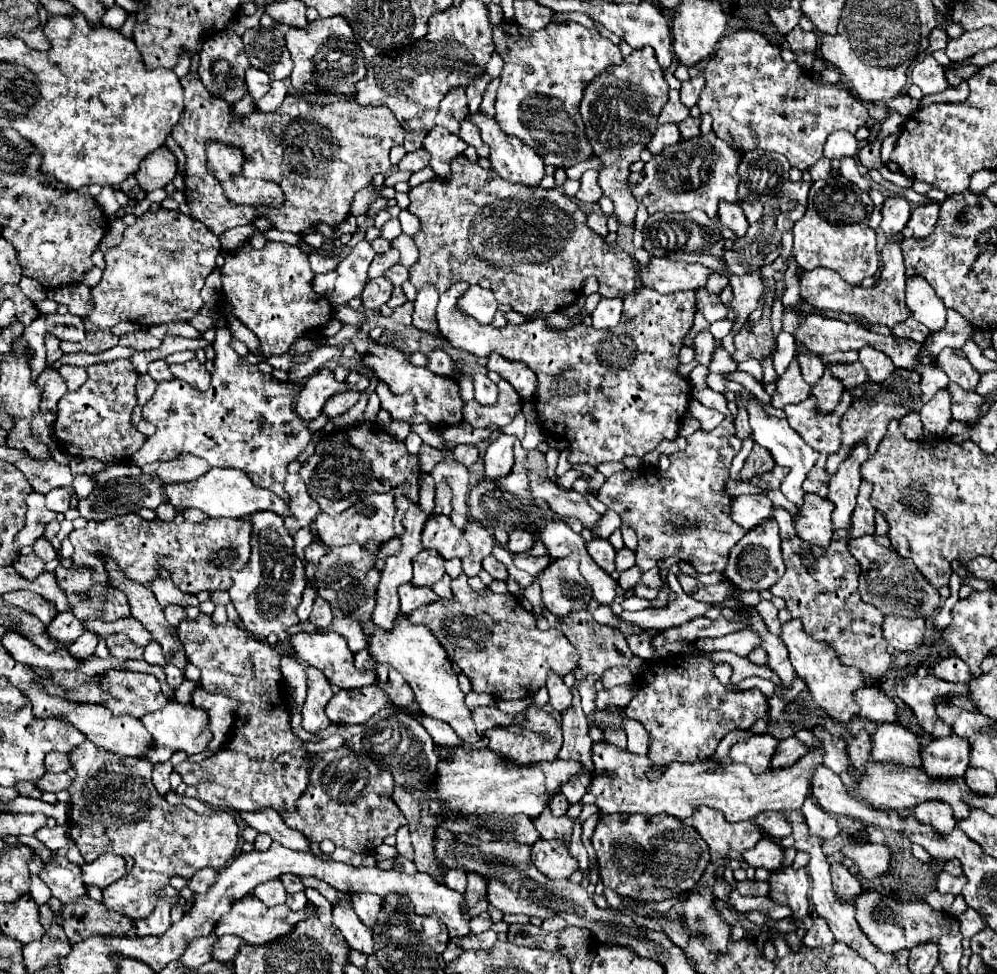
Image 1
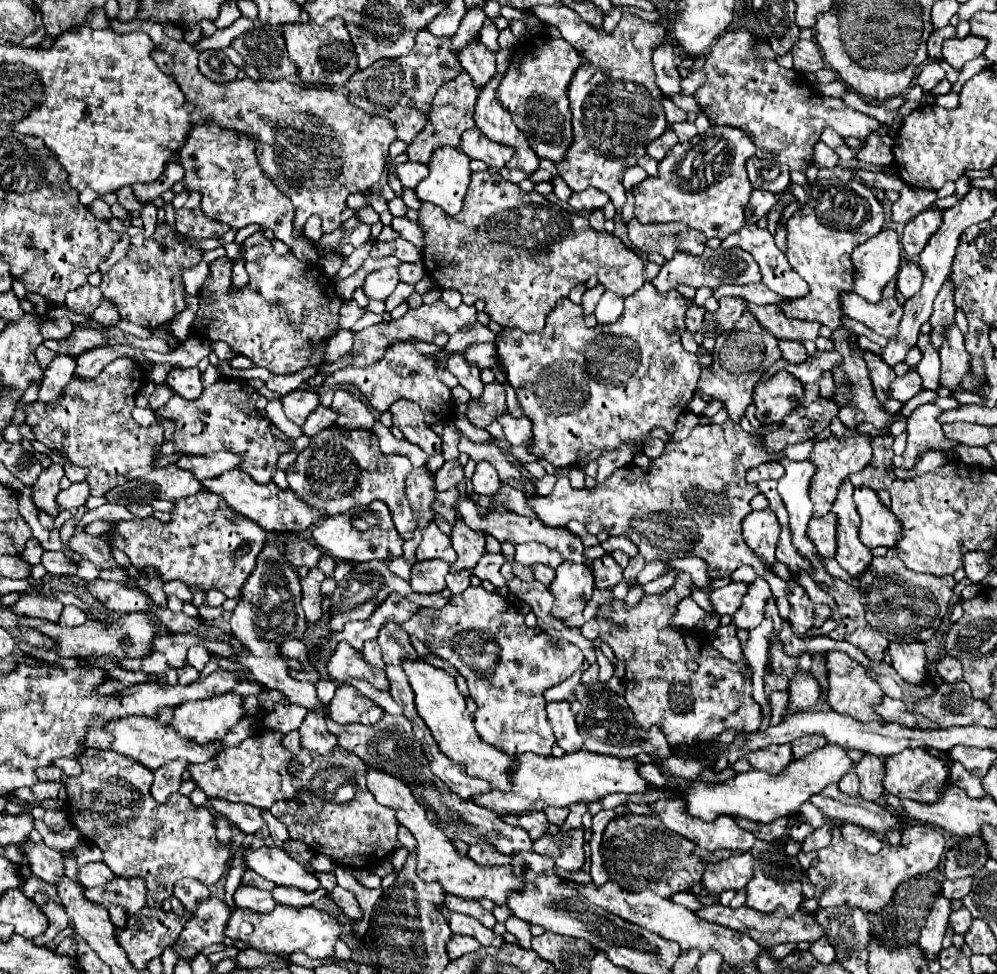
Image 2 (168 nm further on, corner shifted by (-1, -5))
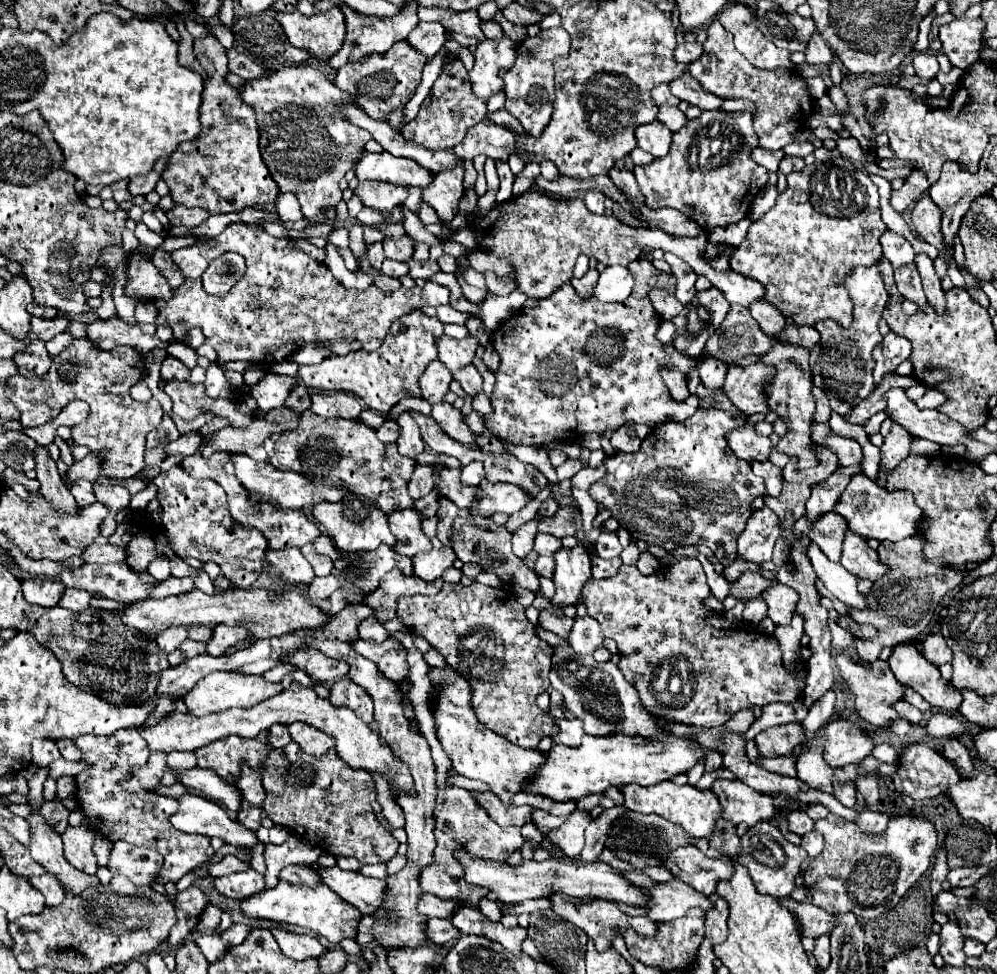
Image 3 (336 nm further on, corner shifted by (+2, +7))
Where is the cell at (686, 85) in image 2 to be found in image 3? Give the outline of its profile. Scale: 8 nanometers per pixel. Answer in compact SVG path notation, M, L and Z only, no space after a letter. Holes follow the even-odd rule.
M687 42L687 44L681 44L681 46L677 46L675 48L675 60L679 62L679 64L691 64L691 62L695 62L699 56L703 54L703 48L701 48L701 44L697 44L697 42Z

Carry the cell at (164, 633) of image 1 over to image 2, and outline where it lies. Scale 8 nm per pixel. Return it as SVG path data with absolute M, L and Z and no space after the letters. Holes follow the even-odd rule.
M74 532L74 536L70 538L70 548L80 552L86 560L94 562L100 566L100 578L104 580L116 580L116 582L126 582L130 588L138 588L136 586L136 578L130 578L122 566L118 566L110 554L110 546L108 542L102 542L102 538L98 536L90 536L86 532Z

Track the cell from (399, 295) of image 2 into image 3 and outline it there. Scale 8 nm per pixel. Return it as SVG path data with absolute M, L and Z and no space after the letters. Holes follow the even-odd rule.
M385 260L383 266L381 266L381 272L389 278L395 278L395 280L401 280L403 276L409 274L409 268L405 262L395 262L395 260Z

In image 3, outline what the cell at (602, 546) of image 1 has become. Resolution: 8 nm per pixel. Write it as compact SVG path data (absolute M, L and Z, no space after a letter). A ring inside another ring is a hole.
M593 556L593 578L607 578L607 576L615 576L617 570L621 566L621 558L613 558L613 560L603 560L599 556Z

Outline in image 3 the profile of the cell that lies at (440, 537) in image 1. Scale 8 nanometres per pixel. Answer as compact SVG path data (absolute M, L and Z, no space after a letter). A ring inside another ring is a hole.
M399 510L389 516L389 526L391 532L397 538L395 552L403 556L415 556L419 552L429 552L431 550L431 538L425 536L421 528L423 516L419 510Z

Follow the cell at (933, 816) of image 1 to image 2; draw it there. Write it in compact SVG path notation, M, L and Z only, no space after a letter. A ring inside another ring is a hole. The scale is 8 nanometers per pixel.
M834 824L832 826L832 842L828 848L818 850L818 864L808 868L808 882L814 886L814 898L818 900L820 908L830 908L830 906L854 906L860 908L862 912L868 914L878 914L884 910L884 906L890 904L894 892L898 890L900 882L906 882L914 876L926 874L930 870L934 870L944 854L944 836L940 834L940 830L932 824L914 824L902 830L902 840L900 846L884 846L878 854L868 854L866 850L862 850L856 844L850 844L842 838L842 826Z

